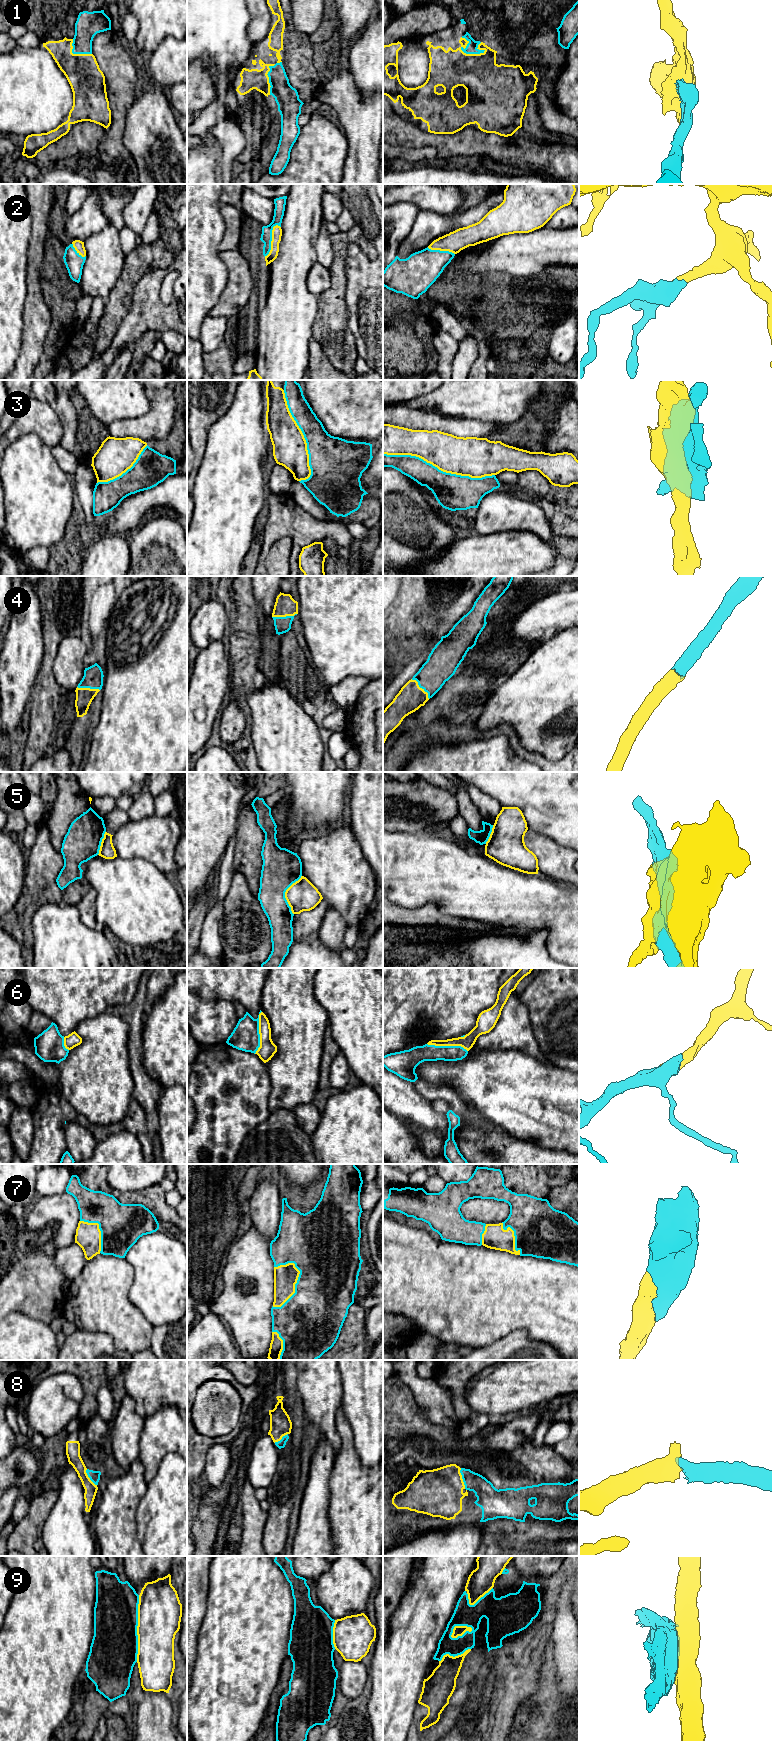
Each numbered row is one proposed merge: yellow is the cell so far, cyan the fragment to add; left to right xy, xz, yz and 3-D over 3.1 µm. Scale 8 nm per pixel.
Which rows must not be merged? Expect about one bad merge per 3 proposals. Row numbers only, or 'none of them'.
3, 5, 9

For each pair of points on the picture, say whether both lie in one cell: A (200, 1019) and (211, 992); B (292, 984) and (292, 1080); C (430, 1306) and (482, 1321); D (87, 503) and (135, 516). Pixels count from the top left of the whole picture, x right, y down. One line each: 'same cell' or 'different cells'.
A: different cells
B: same cell
C: same cell
D: different cells

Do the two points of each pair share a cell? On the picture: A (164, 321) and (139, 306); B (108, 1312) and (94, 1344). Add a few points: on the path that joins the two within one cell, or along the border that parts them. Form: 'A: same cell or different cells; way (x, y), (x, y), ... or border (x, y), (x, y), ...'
A: same cell; way (158, 317), (145, 310)
B: different cells; border (84, 1328), (90, 1331), (107, 1333), (116, 1348)

